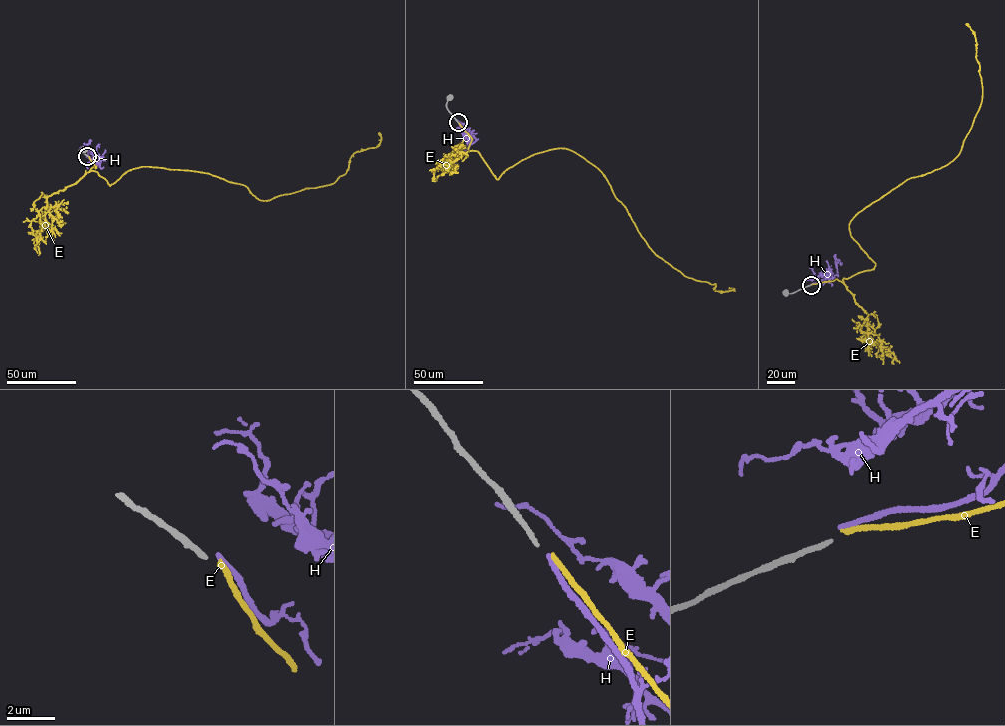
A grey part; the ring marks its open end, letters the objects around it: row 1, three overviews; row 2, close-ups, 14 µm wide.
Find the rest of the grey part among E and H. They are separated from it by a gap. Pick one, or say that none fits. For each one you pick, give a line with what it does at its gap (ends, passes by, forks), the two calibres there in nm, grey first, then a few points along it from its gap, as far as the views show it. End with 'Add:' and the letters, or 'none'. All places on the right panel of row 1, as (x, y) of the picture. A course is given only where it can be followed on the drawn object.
E: it ends | 180/180 nm | via (811, 284), (873, 269), (850, 235), (852, 219), (959, 154), (983, 91), (975, 35), (965, 24)
Add: E

